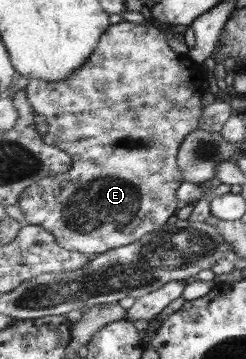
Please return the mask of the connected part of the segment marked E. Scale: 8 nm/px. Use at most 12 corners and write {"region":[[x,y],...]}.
{"region":[[113,24],[26,86],[72,167],[17,205],[104,255],[177,212],[200,64]]}

